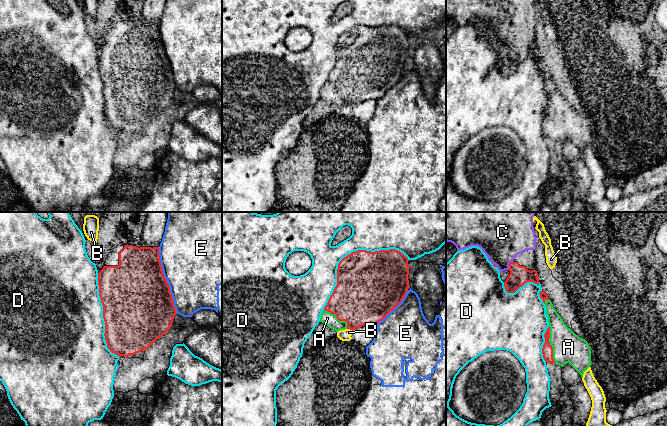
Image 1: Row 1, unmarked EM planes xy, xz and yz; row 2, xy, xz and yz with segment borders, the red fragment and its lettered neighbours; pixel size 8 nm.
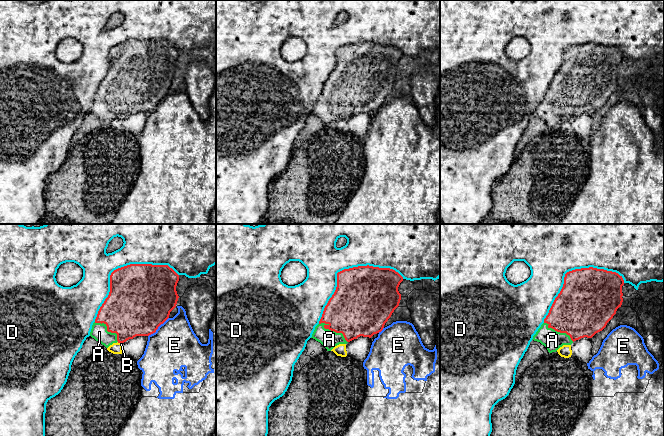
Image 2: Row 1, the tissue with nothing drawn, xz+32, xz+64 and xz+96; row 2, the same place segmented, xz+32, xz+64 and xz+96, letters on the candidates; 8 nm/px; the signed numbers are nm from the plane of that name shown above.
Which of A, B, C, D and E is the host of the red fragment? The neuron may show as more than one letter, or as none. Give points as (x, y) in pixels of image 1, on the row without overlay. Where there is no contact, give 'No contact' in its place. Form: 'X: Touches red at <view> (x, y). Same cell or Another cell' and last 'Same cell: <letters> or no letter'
A: Touches red at yz (550, 121). Same cell
B: Touches red at xz (350, 105). Another cell
C: Touches red at yz (509, 41). Same cell
D: Touches red at xz (351, 29). Another cell
E: Touches red at xy (166, 56). Another cell
Same cell: A, C

